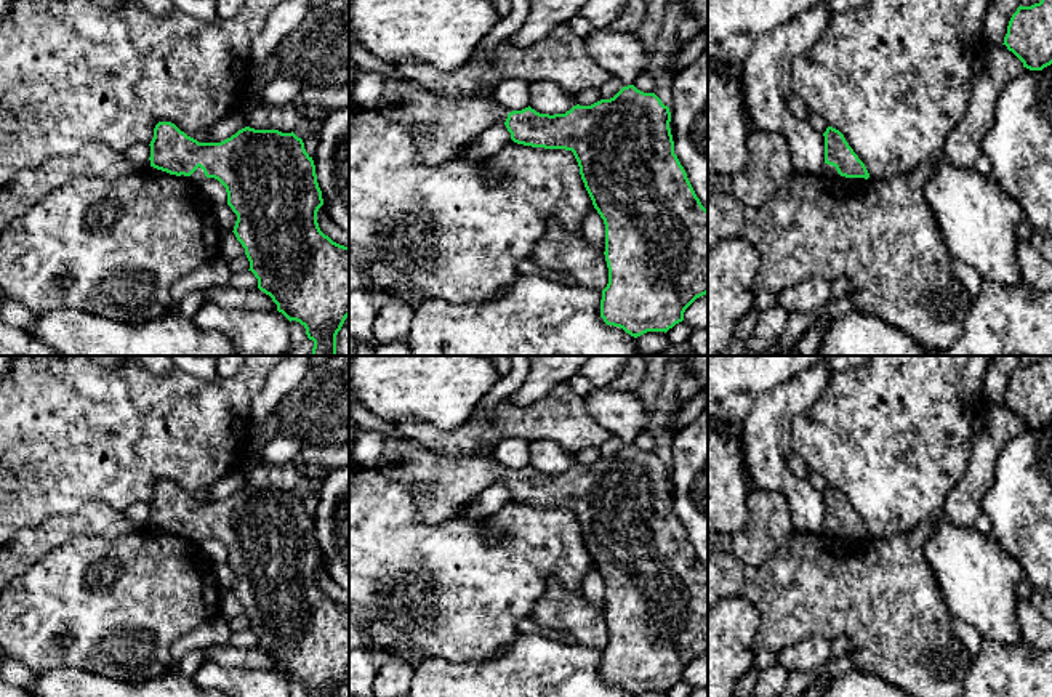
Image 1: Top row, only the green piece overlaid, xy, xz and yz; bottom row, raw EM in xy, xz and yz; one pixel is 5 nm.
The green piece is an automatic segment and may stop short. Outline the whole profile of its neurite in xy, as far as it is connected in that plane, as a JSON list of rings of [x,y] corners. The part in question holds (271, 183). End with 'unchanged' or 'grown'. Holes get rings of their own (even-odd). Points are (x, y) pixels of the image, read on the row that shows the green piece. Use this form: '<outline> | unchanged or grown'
[[[159,122],[151,141],[151,167],[181,176],[194,184],[207,178],[218,179],[227,192],[227,205],[237,215],[234,234],[245,248],[250,269],[258,279],[258,288],[269,295],[290,322],[296,320],[314,341],[311,356],[338,356],[336,335],[349,316],[349,247],[333,242],[317,223],[323,205],[317,183],[315,165],[304,143],[293,131],[255,130],[245,127],[221,143],[199,143],[171,122]]] | grown

